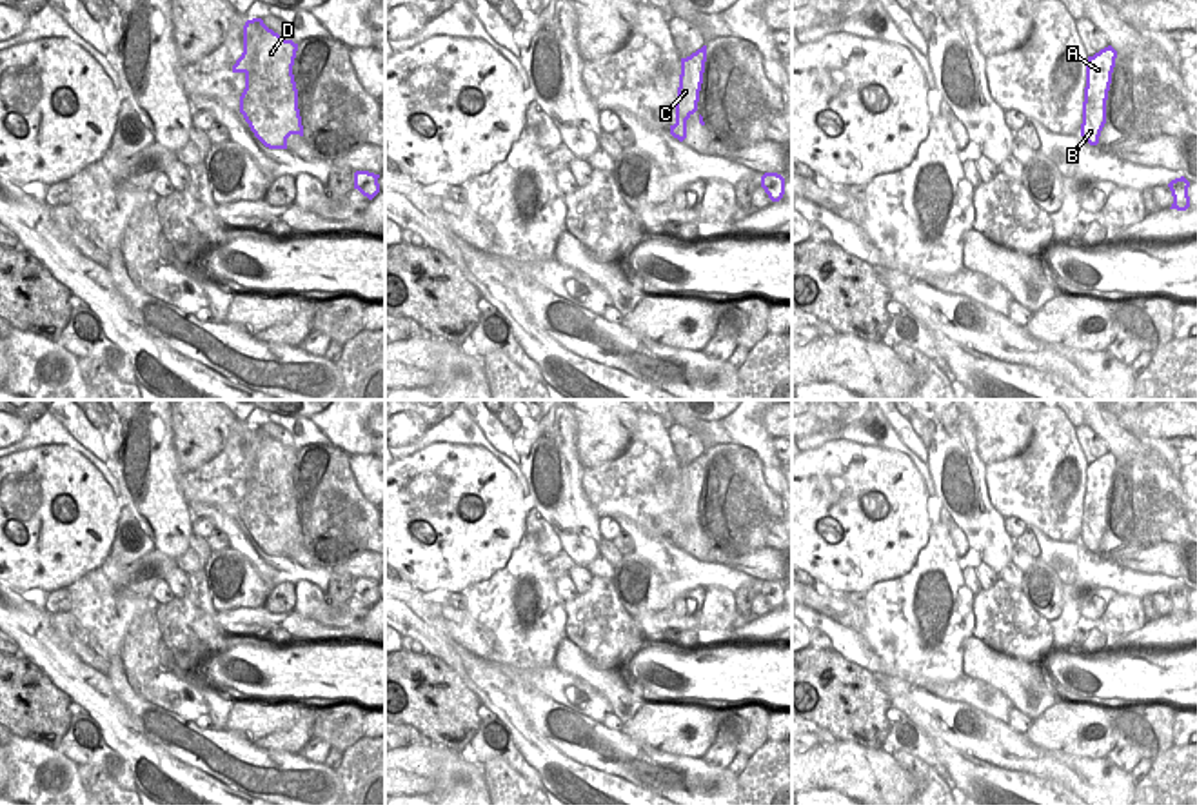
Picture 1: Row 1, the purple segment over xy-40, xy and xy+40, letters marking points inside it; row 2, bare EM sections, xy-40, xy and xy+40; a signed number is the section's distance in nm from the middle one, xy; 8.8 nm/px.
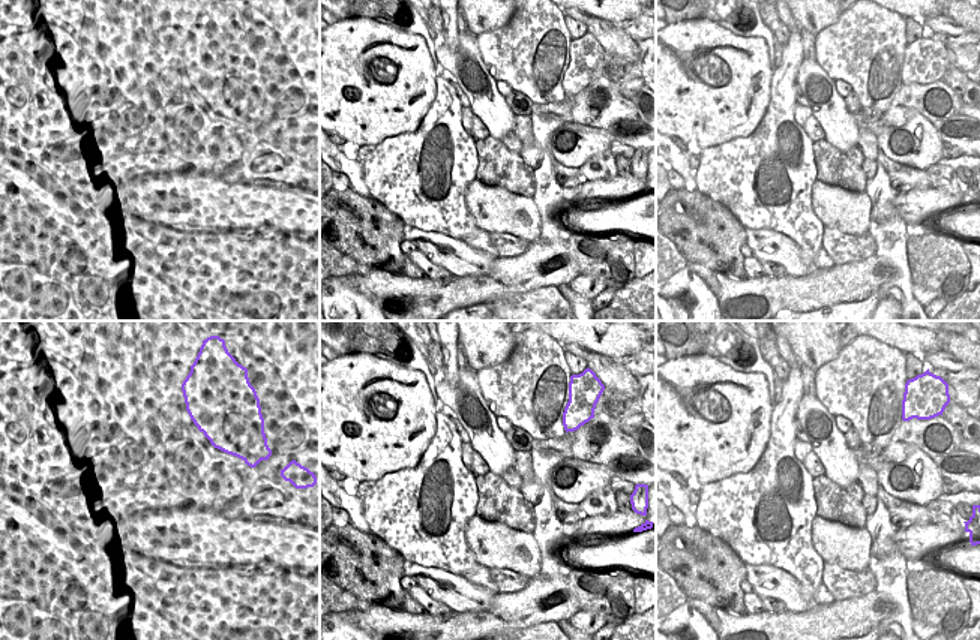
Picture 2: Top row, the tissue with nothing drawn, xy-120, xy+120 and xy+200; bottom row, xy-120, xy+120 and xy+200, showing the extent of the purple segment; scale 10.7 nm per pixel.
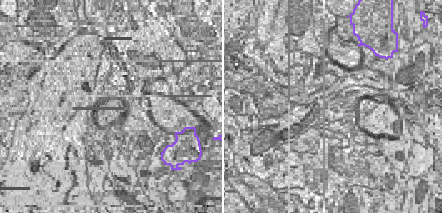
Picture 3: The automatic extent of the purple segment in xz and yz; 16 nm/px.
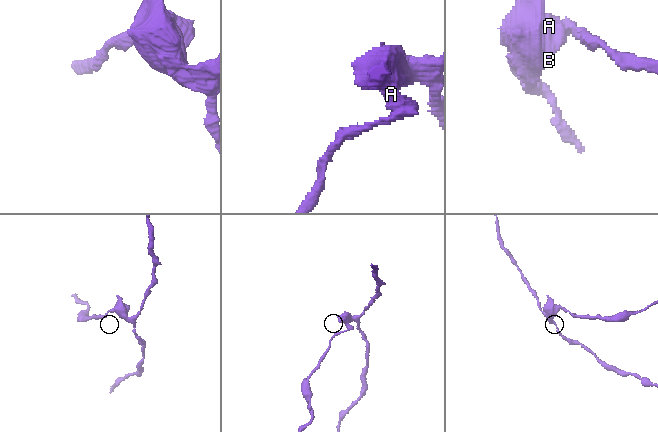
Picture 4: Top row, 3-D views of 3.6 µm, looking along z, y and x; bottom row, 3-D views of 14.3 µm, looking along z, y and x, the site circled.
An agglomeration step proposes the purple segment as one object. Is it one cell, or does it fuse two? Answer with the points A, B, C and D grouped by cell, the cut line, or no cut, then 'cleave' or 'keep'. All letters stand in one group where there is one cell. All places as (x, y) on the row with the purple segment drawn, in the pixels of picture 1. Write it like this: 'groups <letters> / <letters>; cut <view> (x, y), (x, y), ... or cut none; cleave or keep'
groups A B C / D; cut xy (672, 133), (682, 140); cleave

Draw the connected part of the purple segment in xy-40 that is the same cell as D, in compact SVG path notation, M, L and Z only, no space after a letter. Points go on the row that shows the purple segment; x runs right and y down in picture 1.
M262 18L243 25L243 53L232 73L245 75L240 113L269 149L287 149L291 134L303 136L298 89L292 75L298 44L282 38Z

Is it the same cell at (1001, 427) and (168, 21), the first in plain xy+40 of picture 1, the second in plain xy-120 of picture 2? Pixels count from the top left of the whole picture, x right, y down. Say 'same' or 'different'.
same

